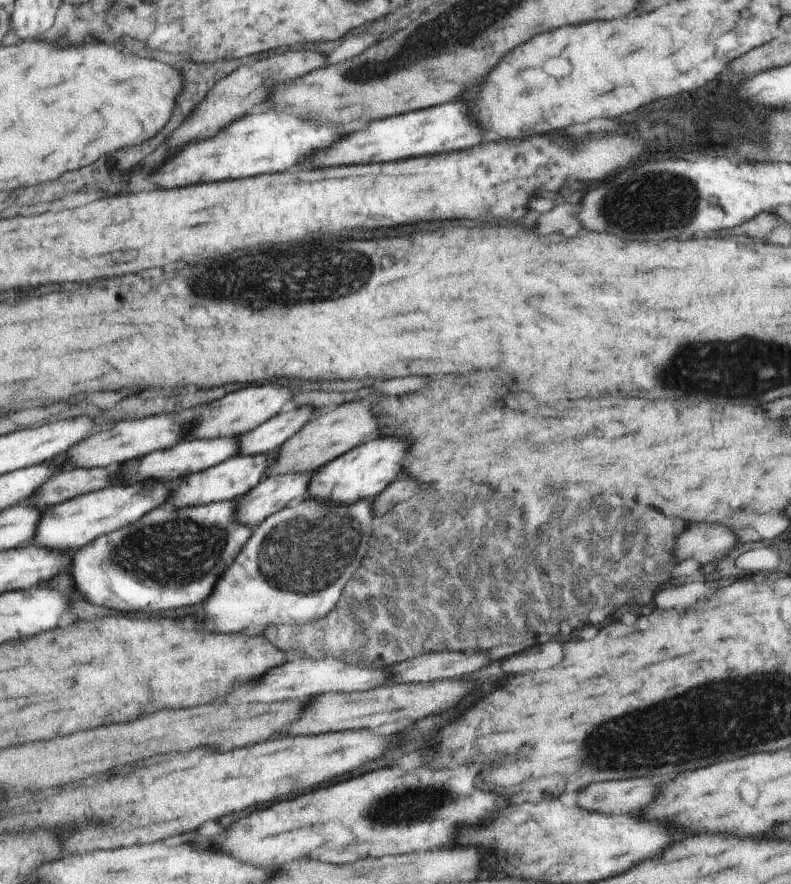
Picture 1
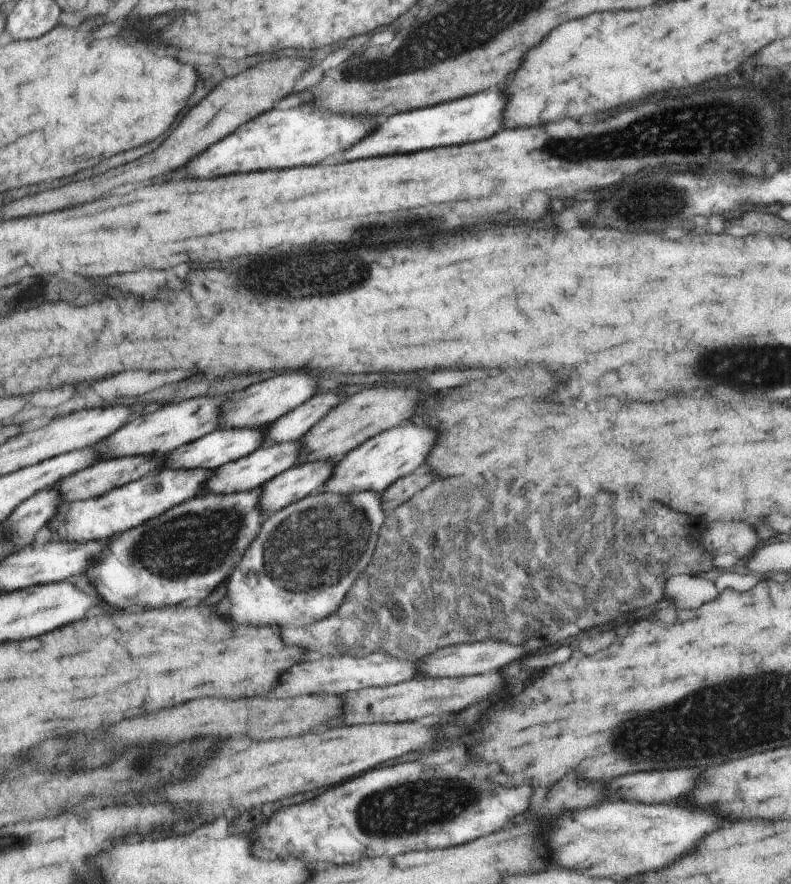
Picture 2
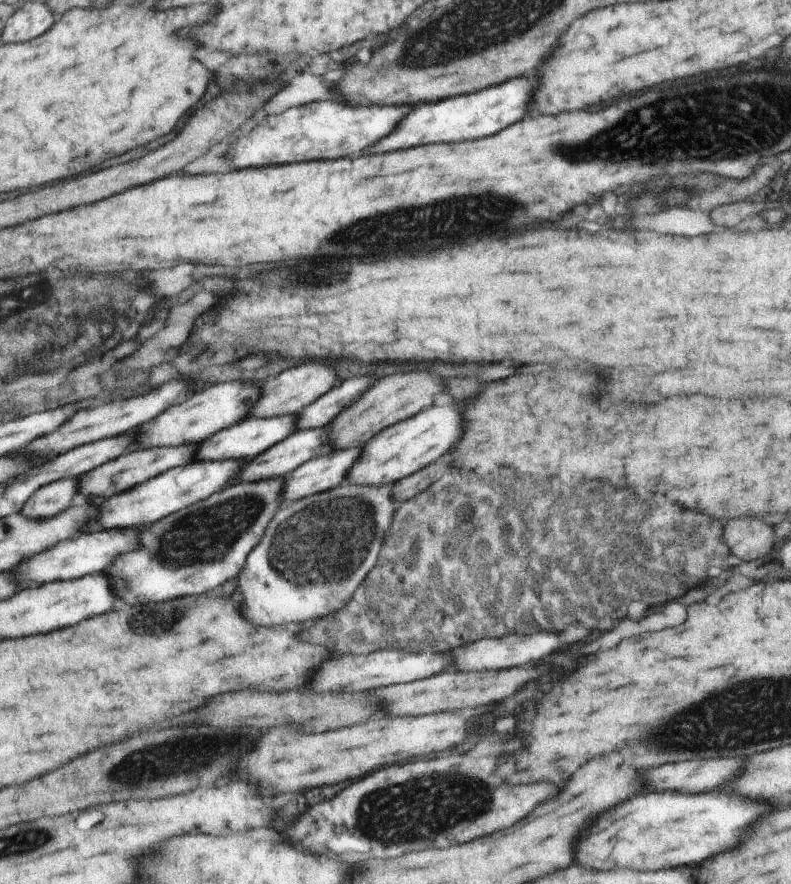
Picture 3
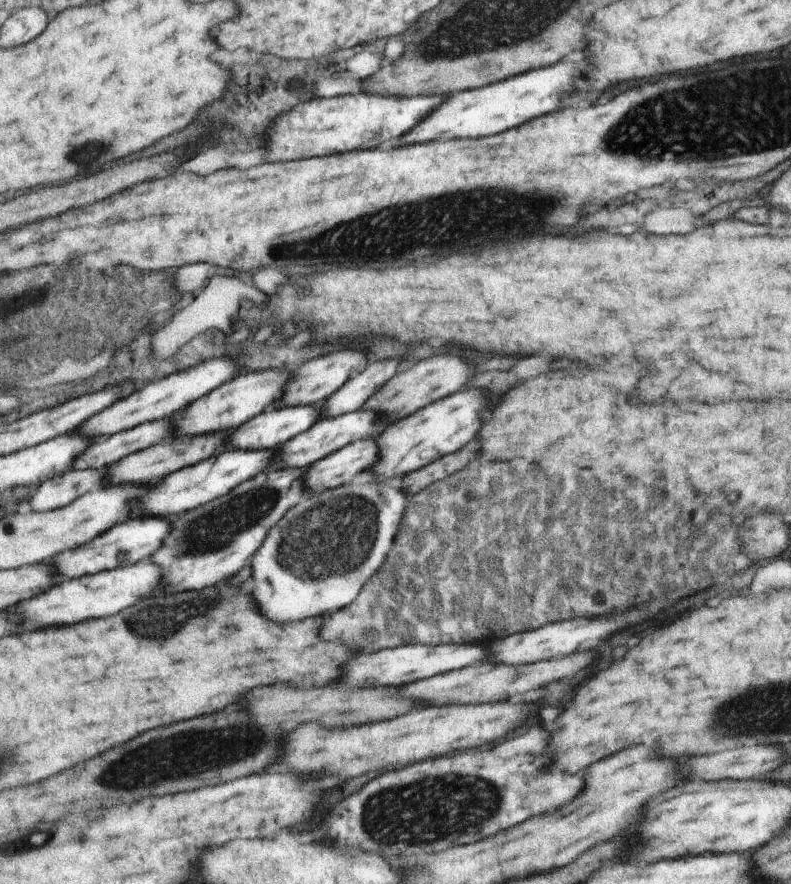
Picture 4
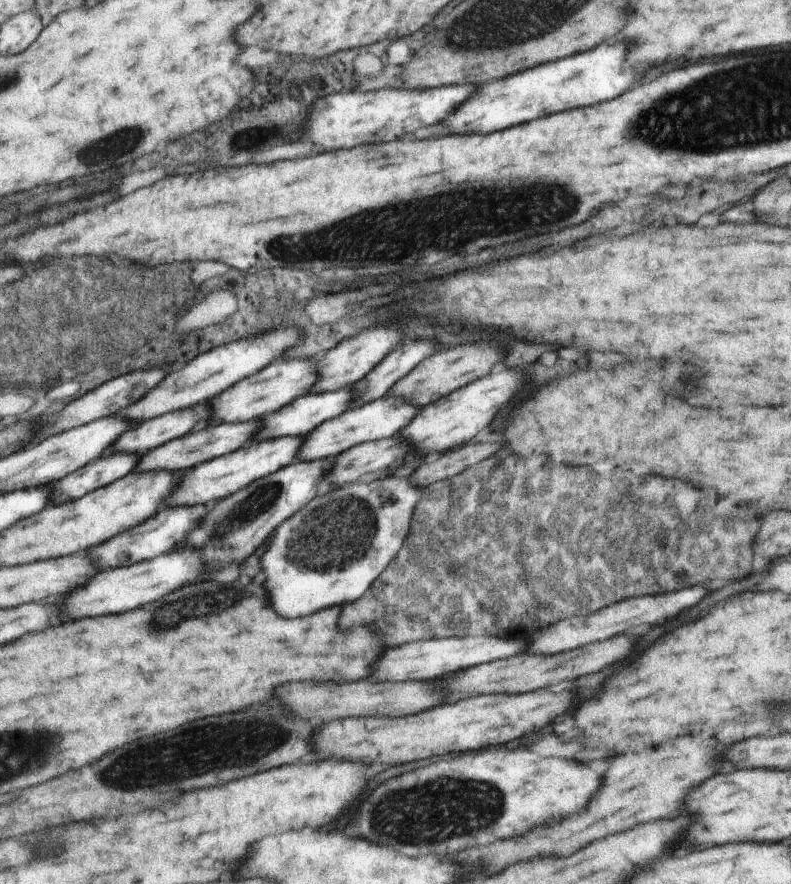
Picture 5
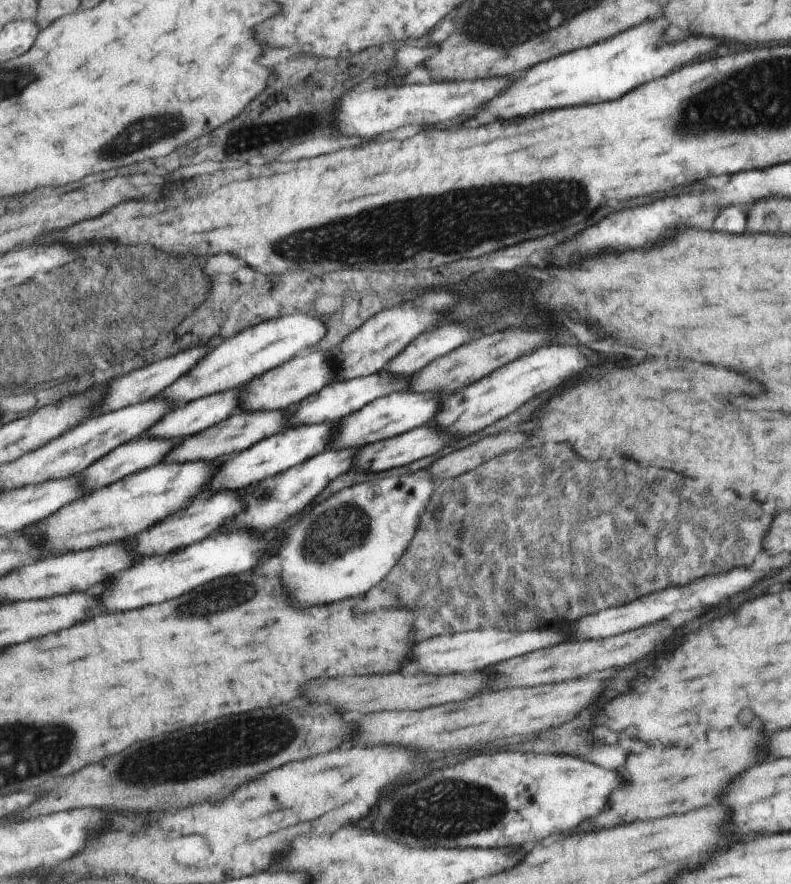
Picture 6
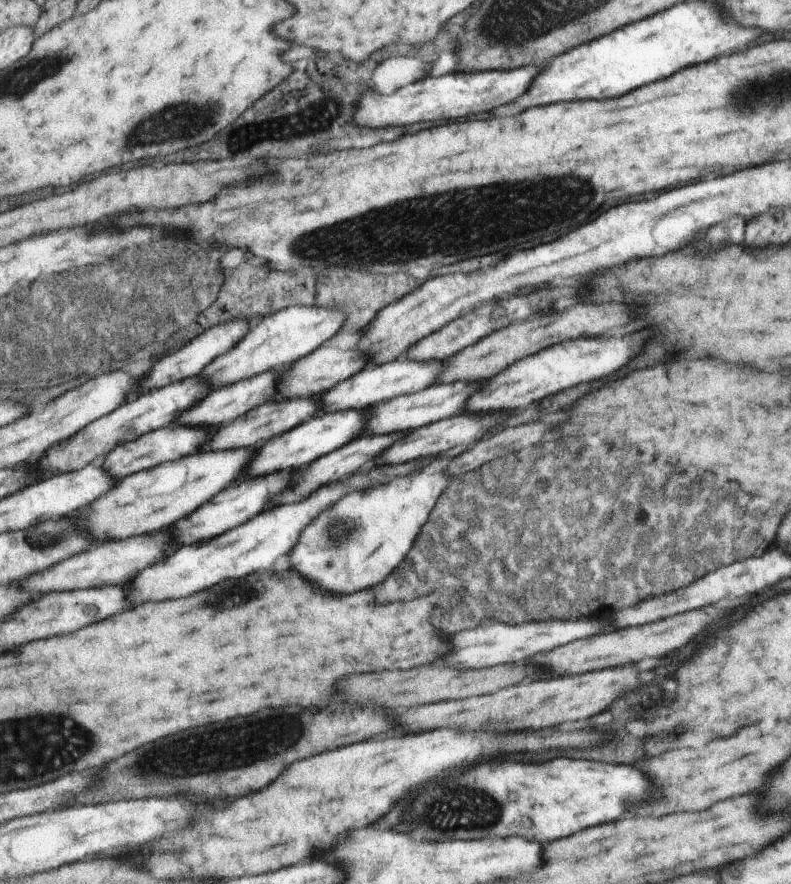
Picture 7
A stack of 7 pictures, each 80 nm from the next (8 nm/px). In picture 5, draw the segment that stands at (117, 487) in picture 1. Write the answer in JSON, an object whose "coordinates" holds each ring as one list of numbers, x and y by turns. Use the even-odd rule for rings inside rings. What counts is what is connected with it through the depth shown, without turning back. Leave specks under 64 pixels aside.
{"coordinates":[[301,437,255,441,242,446,239,450,223,455,221,458,201,463,183,474,181,484,176,486,177,490,169,494,169,502,164,500,164,504,168,504,167,507,209,506,222,498,239,492,252,482,265,478,270,474,275,474,281,468,293,464,298,460,298,452,303,443,304,438]]}

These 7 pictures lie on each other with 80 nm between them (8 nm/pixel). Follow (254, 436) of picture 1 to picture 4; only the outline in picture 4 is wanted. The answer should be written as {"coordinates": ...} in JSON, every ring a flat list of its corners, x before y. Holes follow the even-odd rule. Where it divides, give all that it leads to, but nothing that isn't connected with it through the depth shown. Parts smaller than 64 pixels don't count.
{"coordinates":[[397,360,375,362,350,378,335,394,327,397,320,406,323,419,332,419,347,413,359,411,379,388,397,374]]}

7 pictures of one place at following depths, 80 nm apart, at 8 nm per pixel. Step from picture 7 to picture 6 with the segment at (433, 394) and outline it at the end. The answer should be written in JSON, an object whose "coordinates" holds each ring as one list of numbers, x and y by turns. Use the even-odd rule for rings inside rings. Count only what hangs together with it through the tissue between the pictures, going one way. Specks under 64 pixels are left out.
{"coordinates":[[393,392,385,398,375,399,353,414,344,416,338,426,338,433,334,434,334,441,328,446,329,451,339,449,353,449,364,447,369,443,384,441,397,435,412,431,417,427,423,427,432,421,440,411,442,402,431,393,417,394,414,392]]}

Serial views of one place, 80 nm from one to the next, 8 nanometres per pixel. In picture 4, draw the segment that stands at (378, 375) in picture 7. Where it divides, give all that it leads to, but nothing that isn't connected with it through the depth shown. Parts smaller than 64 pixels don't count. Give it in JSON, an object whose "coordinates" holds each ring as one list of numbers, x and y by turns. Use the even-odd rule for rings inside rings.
{"coordinates":[[305,405,302,407,269,408,259,416,254,416,248,423,241,428,233,430,226,438,226,446,237,450,261,451,262,449,278,450,288,440,295,438,295,435,305,432,317,421,323,419,320,414,319,405]]}

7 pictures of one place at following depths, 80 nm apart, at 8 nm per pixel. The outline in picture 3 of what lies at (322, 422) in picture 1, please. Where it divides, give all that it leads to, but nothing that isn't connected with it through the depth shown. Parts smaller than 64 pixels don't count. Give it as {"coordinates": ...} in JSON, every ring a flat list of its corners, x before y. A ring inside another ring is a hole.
{"coordinates":[[413,372,413,374,397,374,391,378,383,378,373,382,369,390,363,393,363,398,351,404,341,414,338,414,328,424,328,446,333,451,362,448,366,442,387,427,396,425,401,420,417,416,423,408,433,404,433,398,443,392,443,380,429,372]]}

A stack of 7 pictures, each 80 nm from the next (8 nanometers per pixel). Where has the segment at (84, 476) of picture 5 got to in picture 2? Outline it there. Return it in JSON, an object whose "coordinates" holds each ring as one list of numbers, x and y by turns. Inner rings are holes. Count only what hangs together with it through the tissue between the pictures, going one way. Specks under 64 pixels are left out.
{"coordinates":[[57,488,45,489,37,494,34,494,29,500,21,503,15,509,6,521,2,522,2,526,7,526,7,538,11,538,15,542,15,546,23,548,27,544,33,543,35,536,39,534,39,530,48,526,48,522,57,514,60,507,61,493]]}

